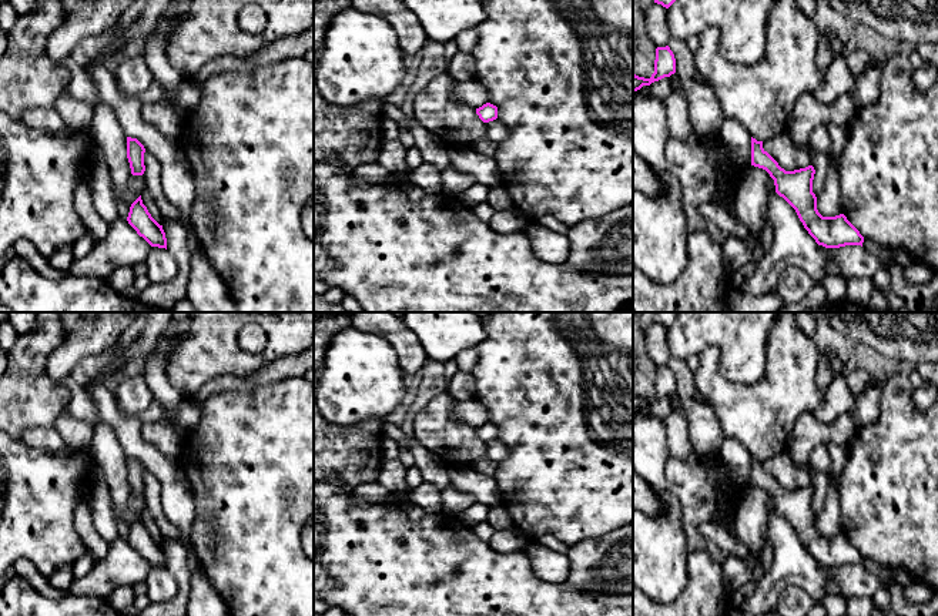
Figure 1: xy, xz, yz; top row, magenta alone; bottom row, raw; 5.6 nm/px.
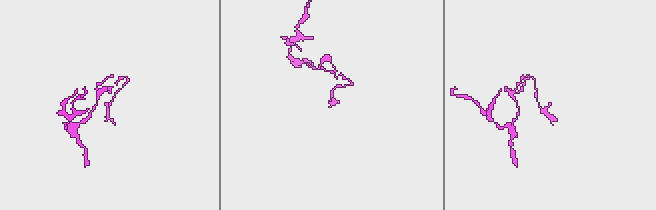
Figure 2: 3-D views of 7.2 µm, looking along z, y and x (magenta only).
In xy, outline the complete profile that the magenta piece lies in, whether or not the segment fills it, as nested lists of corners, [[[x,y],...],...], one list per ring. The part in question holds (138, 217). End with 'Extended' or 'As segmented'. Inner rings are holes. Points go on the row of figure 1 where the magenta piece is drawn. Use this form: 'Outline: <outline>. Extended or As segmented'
Outline: [[[141,195],[131,204],[127,221],[151,247],[167,250],[167,238],[163,225],[151,217],[147,207],[143,204]]]. As segmented

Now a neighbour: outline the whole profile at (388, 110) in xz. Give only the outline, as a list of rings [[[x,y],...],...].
[[[382,103],[382,114],[383,117],[388,117],[399,124],[399,127],[409,127],[415,128],[419,125],[419,123],[415,120],[415,117],[408,117],[403,111],[403,108],[399,108],[396,106],[392,106],[389,103]]]

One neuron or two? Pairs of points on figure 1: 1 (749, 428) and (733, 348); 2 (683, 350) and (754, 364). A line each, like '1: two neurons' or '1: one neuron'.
1: two neurons
2: one neuron

